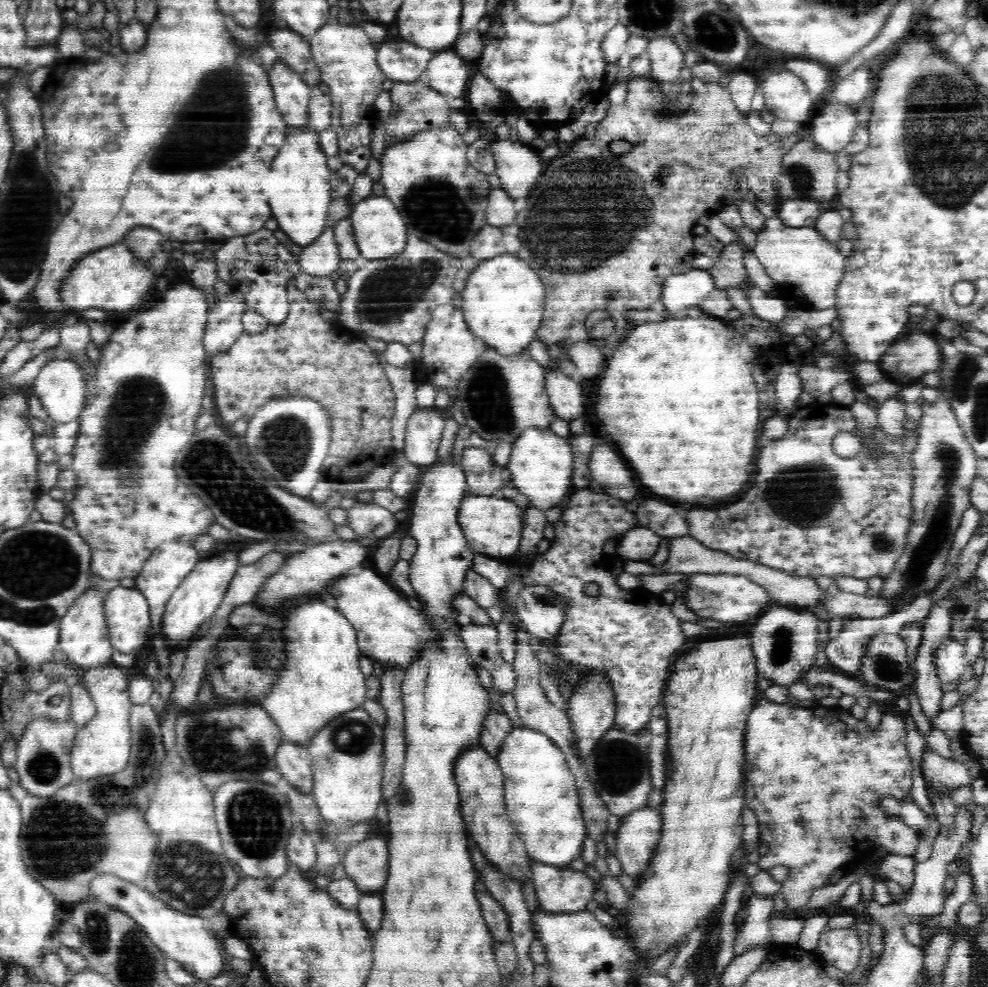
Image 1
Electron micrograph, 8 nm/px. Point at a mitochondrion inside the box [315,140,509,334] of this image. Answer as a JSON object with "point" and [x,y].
{"point":[435,206]}

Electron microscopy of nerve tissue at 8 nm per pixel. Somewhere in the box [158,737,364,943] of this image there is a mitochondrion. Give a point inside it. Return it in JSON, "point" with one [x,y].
{"point":[256,829]}

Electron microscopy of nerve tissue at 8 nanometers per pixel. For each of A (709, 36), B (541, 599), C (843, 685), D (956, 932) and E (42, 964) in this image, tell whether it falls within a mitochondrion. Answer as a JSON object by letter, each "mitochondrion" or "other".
{"A":"mitochondrion","B":"mitochondrion","C":"other","D":"other","E":"other"}

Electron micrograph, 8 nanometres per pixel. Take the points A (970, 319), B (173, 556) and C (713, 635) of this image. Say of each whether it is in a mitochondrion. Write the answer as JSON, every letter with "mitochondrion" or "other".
{"A":"other","B":"other","C":"other"}

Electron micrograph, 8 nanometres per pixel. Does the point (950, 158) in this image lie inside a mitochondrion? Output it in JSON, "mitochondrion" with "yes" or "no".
{"mitochondrion":"yes"}

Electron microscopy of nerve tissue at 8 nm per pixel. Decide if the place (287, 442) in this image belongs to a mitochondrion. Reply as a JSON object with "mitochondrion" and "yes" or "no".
{"mitochondrion":"yes"}

